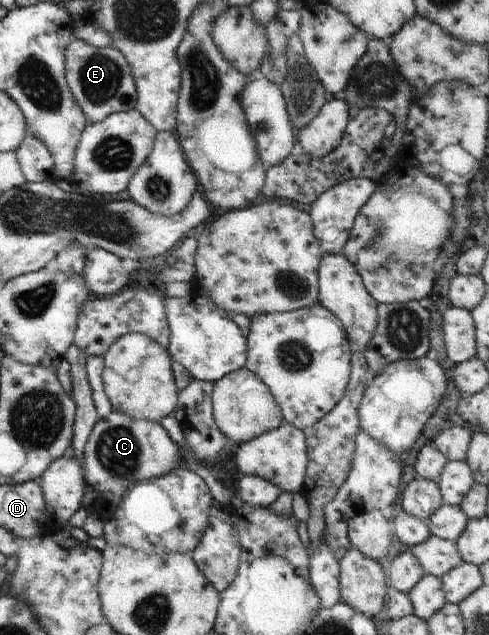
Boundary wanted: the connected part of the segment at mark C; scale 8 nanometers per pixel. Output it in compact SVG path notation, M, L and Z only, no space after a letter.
M112 410L107 418L95 423L84 446L82 473L86 486L82 506L89 515L100 514L105 518L108 512L117 510L127 490L136 482L150 481L185 466L183 457L183 451L160 422L135 420Z

